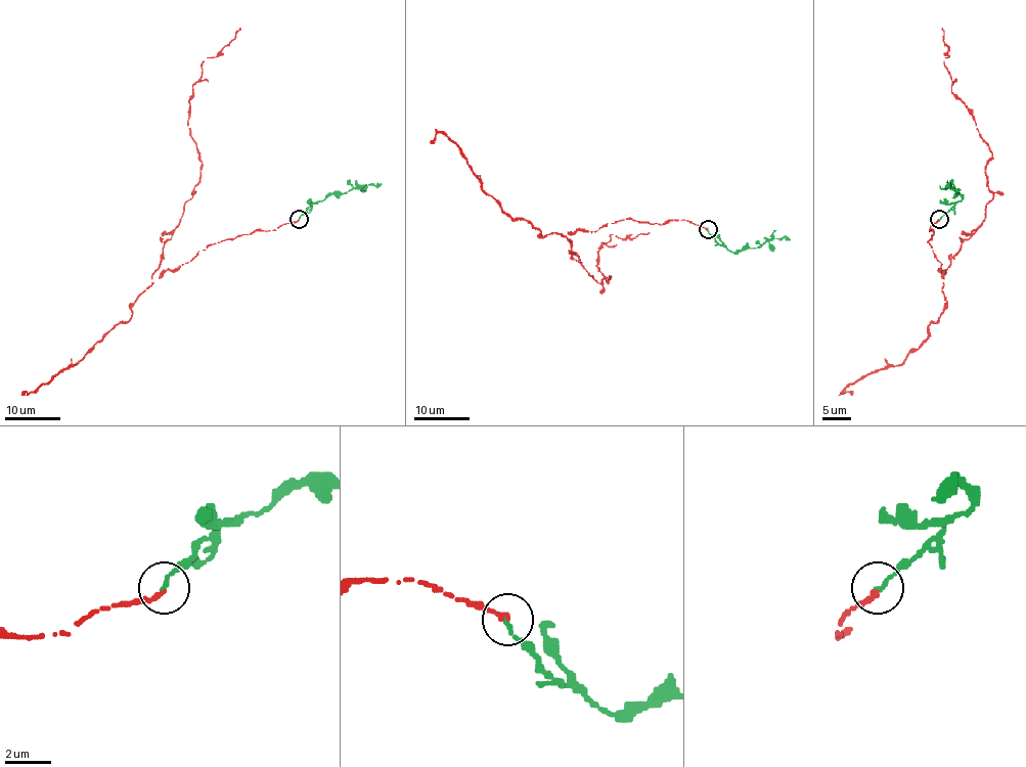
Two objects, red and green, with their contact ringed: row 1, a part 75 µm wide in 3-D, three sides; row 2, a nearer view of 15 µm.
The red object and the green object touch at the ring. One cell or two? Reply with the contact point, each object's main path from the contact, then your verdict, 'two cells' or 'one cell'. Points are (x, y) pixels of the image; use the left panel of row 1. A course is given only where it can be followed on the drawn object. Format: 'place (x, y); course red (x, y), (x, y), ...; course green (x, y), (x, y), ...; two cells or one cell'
place (299, 219); course red (299, 220), (217, 242), (173, 270), (155, 271), (201, 175), (188, 125), (192, 86), (204, 61), (240, 28); course green (299, 219), (312, 205), (332, 193), (382, 184); one cell

